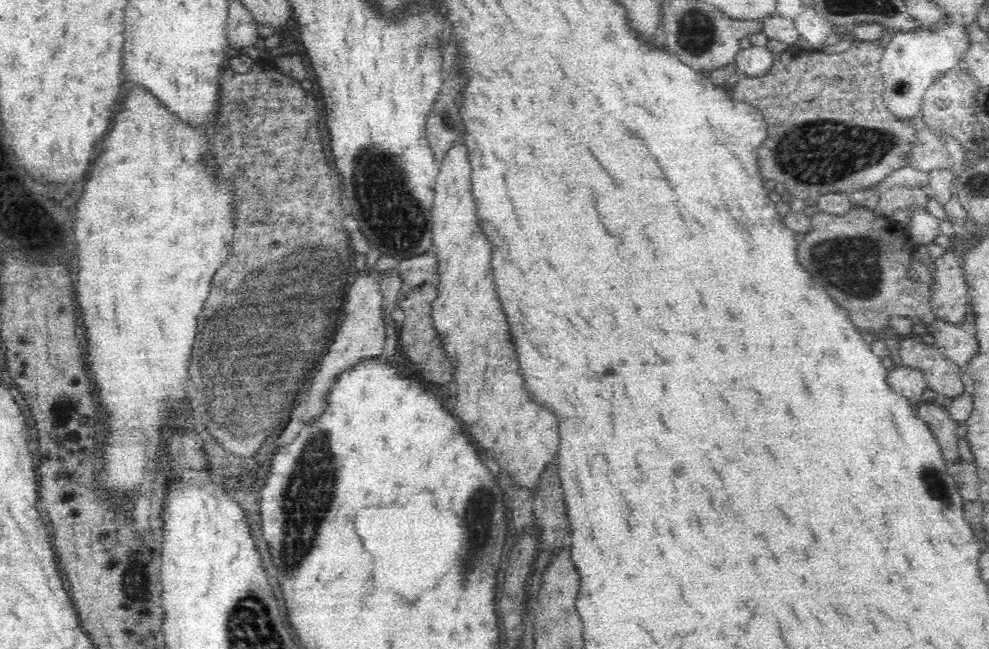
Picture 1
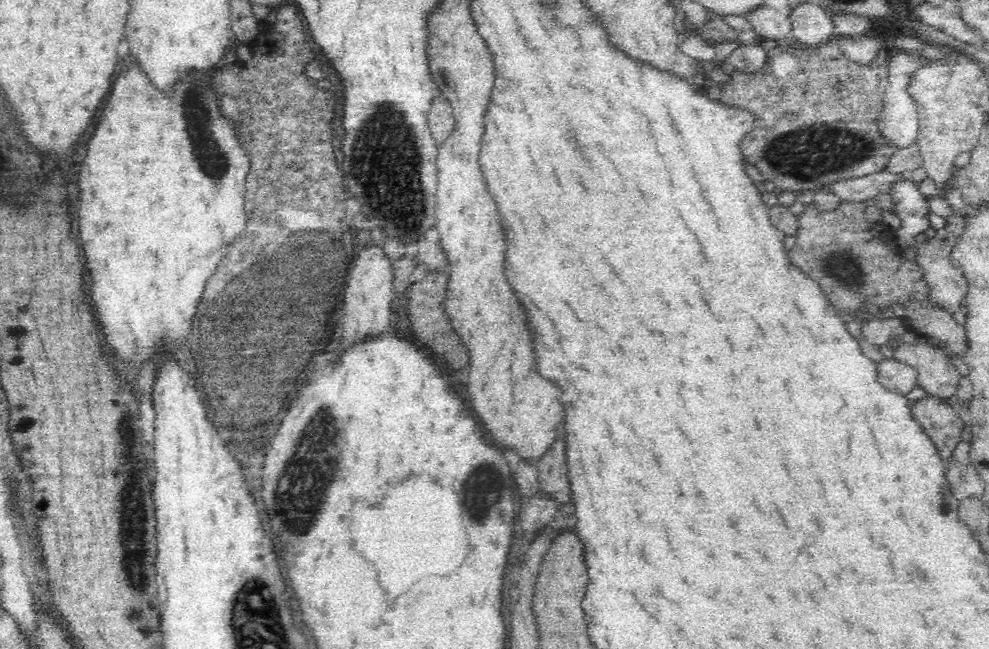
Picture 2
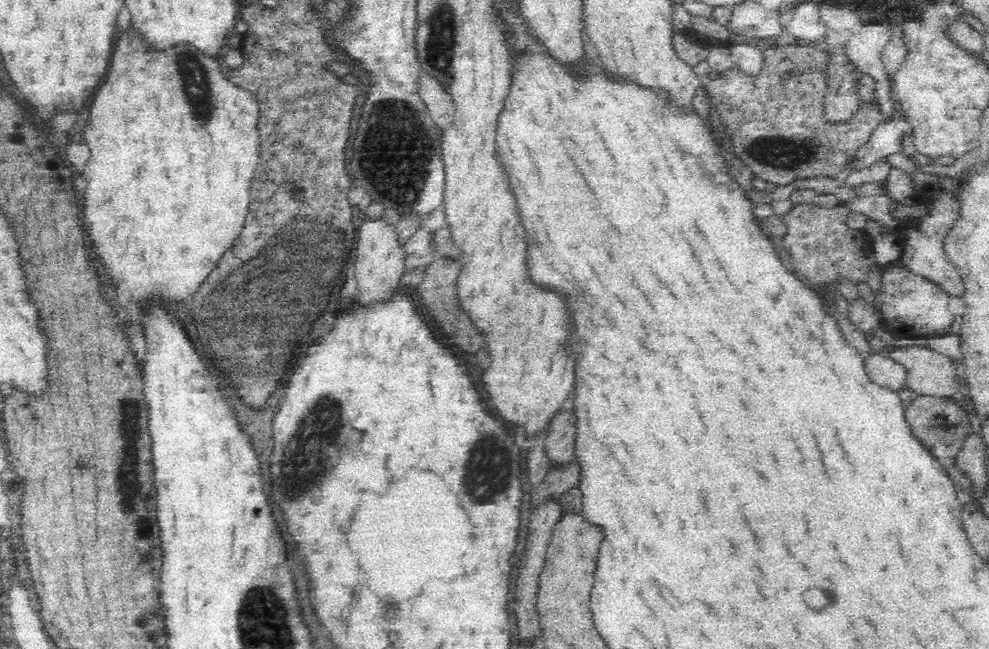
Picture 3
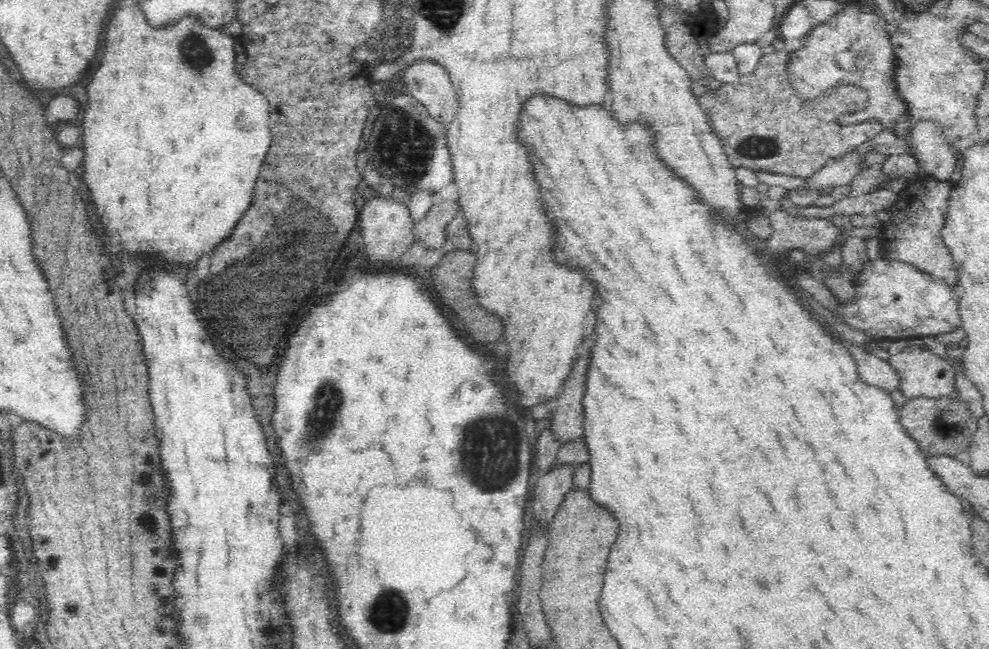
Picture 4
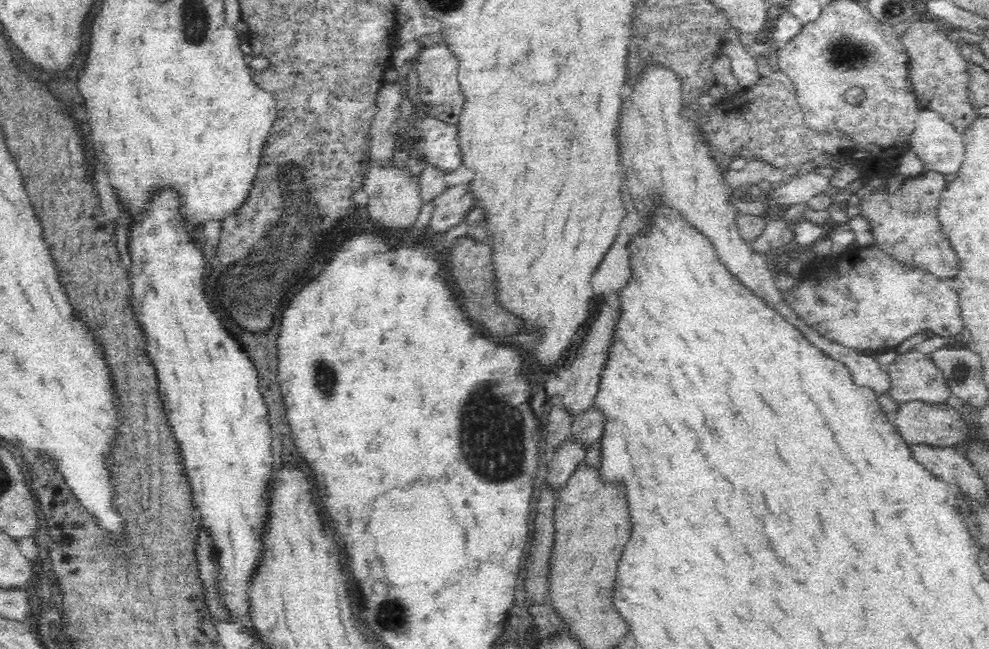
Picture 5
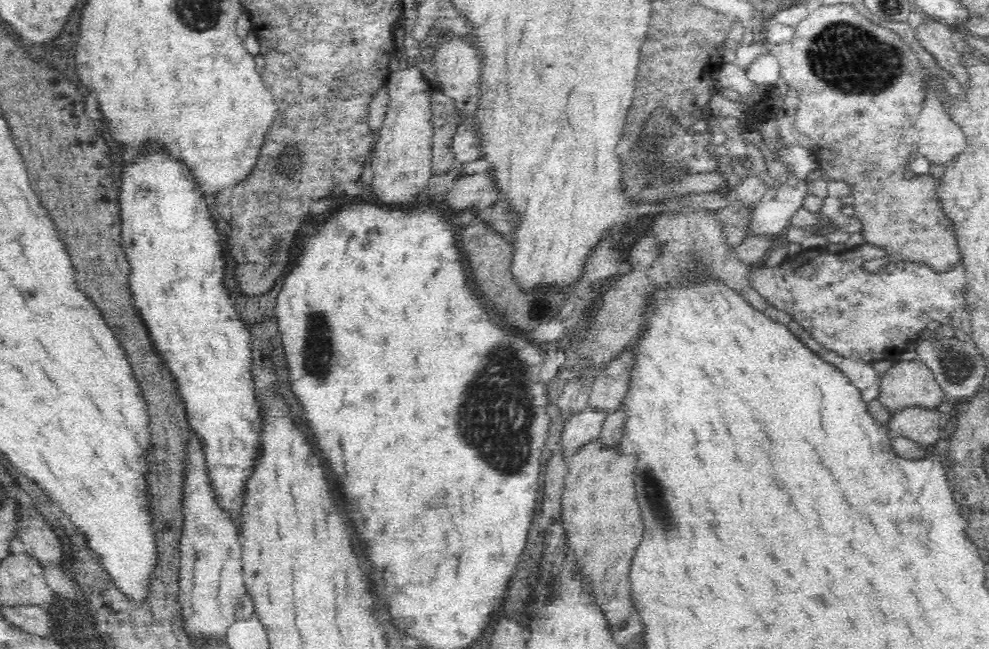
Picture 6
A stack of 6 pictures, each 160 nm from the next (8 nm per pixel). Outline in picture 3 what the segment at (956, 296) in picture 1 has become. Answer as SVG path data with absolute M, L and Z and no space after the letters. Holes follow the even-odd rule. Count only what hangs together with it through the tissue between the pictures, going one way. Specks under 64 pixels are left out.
M933 190L932 195L938 195L938 202L929 209L924 217L917 218L909 225L902 222L895 231L901 237L903 256L898 263L912 272L915 276L923 277L927 282L940 287L950 297L963 296L965 289L963 279L955 265L948 259L945 252L945 241L952 226L960 218L960 203L955 193Z

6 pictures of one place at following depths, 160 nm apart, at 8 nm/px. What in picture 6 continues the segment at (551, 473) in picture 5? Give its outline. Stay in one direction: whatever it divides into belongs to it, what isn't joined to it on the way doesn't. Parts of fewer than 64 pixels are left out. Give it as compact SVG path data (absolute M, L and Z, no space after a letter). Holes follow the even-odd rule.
M587 406L580 414L570 417L570 422L563 426L558 448L560 448L561 457L568 467L571 458L578 454L578 450L584 444L597 440L605 418L603 412L594 411L593 408Z

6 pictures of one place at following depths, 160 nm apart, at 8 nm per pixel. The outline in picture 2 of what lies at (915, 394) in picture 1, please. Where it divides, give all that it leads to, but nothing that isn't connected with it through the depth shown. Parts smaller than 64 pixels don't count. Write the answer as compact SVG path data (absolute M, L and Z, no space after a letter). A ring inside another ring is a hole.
M883 358L878 363L878 381L890 391L906 395L918 385L918 371L895 358Z

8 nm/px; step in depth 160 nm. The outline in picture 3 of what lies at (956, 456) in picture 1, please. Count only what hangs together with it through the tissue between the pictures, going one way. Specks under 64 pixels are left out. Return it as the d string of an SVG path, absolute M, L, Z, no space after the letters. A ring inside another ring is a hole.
M917 395L906 408L906 420L922 444L932 450L936 458L954 458L960 446L972 434L968 413L952 397Z

